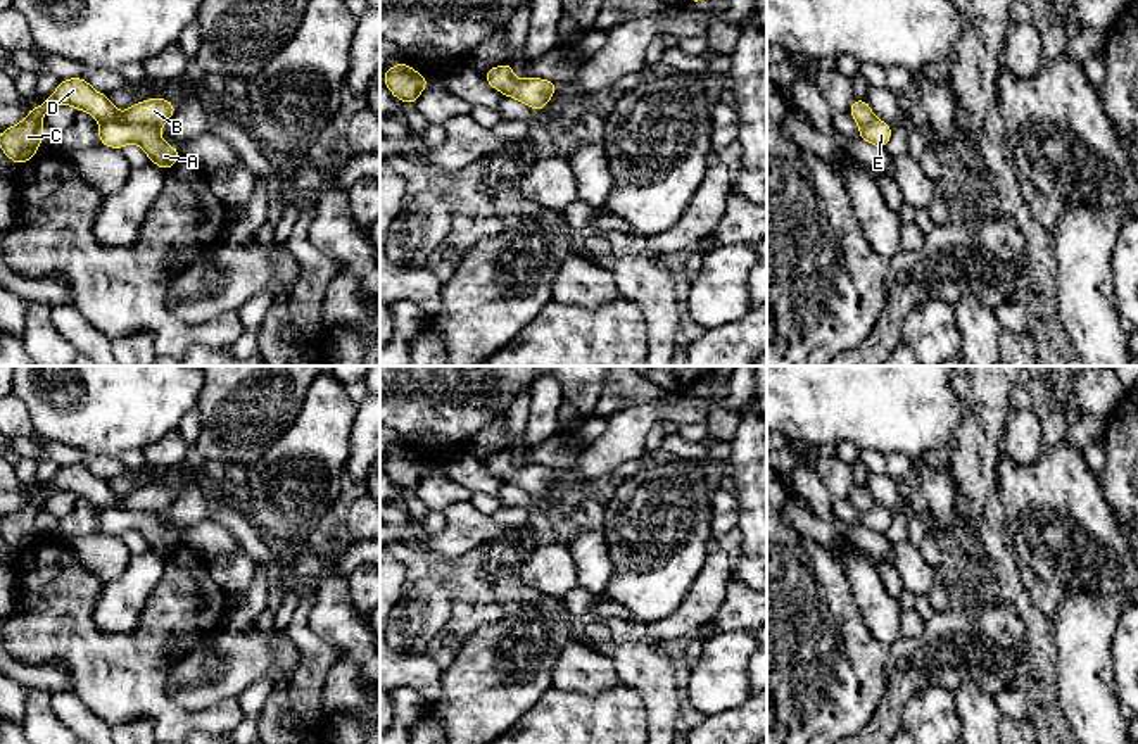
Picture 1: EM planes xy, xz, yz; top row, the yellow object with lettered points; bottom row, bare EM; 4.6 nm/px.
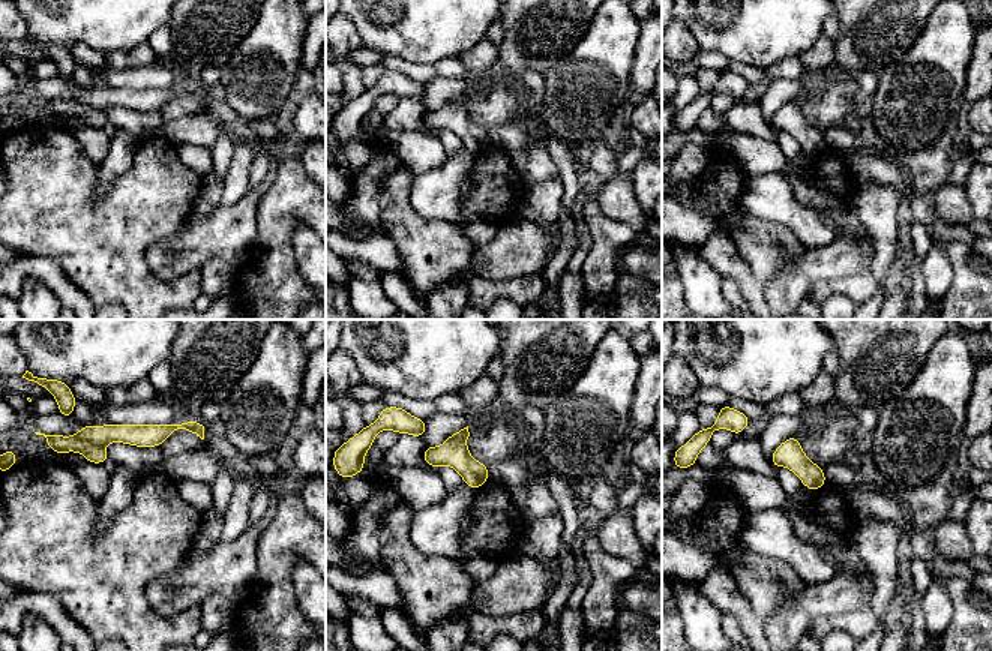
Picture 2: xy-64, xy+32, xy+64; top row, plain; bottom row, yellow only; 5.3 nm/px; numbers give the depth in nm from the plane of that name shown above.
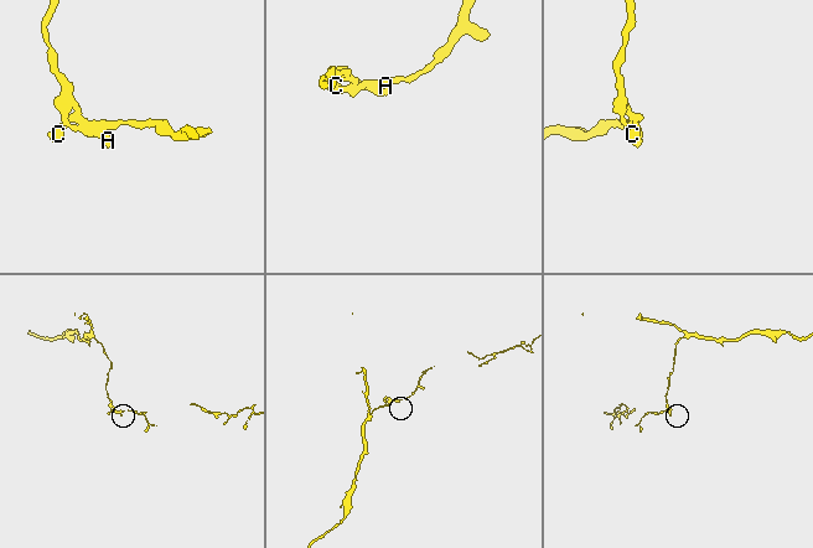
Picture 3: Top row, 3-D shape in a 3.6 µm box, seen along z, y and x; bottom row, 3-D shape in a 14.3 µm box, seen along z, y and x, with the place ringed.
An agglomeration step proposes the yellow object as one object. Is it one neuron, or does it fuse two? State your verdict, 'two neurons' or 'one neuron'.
one neuron

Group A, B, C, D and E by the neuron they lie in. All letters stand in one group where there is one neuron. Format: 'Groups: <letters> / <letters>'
Groups: A B C D E

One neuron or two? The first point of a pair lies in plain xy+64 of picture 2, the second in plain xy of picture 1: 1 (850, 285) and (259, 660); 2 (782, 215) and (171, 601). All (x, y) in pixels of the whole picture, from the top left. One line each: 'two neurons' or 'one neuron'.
1: two neurons
2: two neurons

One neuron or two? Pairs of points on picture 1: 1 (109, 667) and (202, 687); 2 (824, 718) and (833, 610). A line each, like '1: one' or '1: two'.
1: two
2: one

